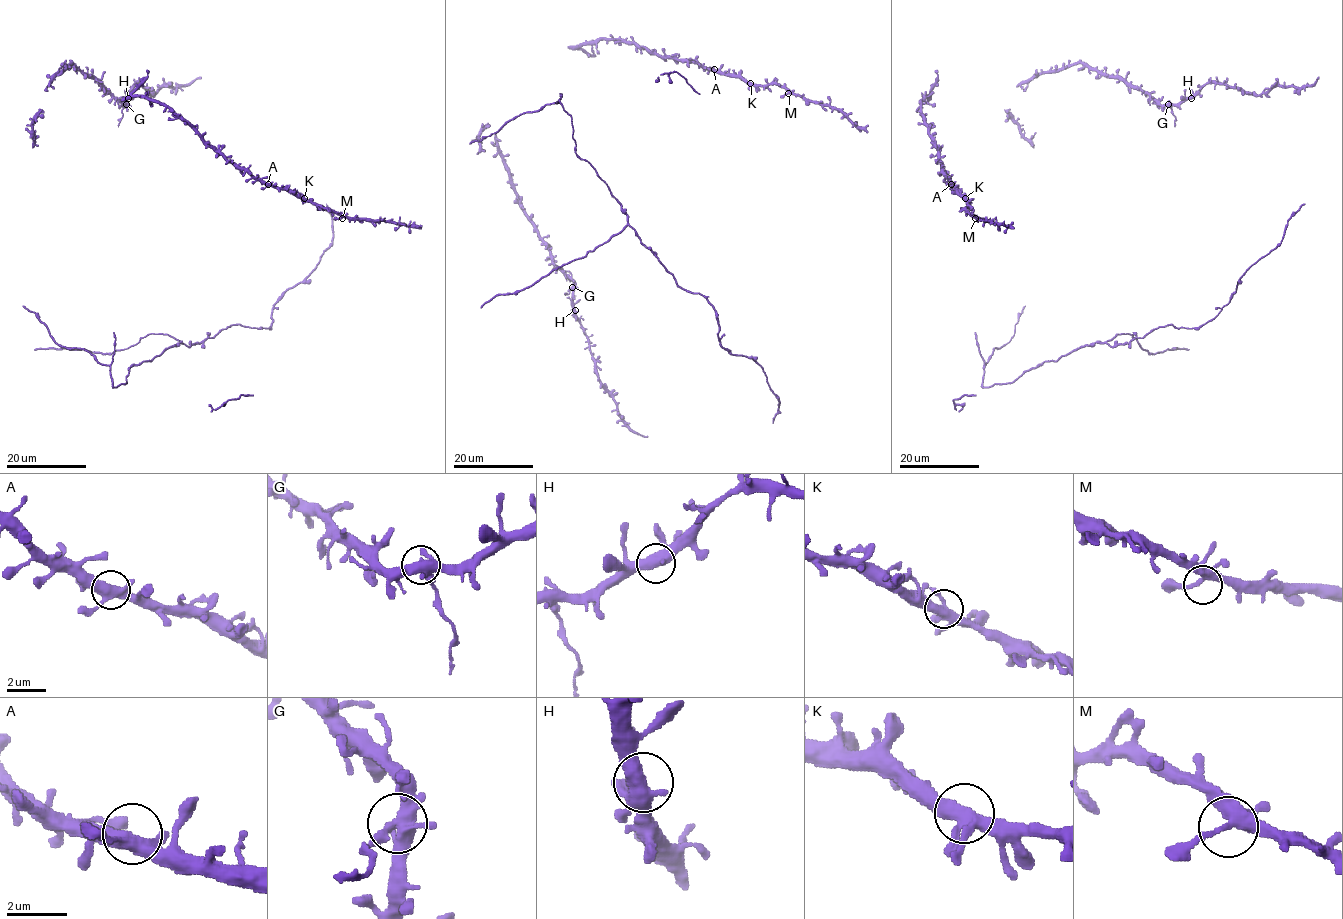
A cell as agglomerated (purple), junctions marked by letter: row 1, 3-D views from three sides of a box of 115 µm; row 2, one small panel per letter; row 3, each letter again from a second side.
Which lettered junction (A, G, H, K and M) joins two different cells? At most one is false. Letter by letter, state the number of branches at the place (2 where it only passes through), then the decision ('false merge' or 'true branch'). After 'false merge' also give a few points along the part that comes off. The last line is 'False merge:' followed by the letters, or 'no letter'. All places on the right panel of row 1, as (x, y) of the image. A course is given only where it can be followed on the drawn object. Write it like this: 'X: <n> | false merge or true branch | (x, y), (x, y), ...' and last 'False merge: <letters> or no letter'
A: 4 | true branch
G: 4 | false merge | (1168, 104), (1175, 117), (1174, 127)
H: 3 | true branch
K: 4 | true branch
M: 4 | true branch
False merge: G

